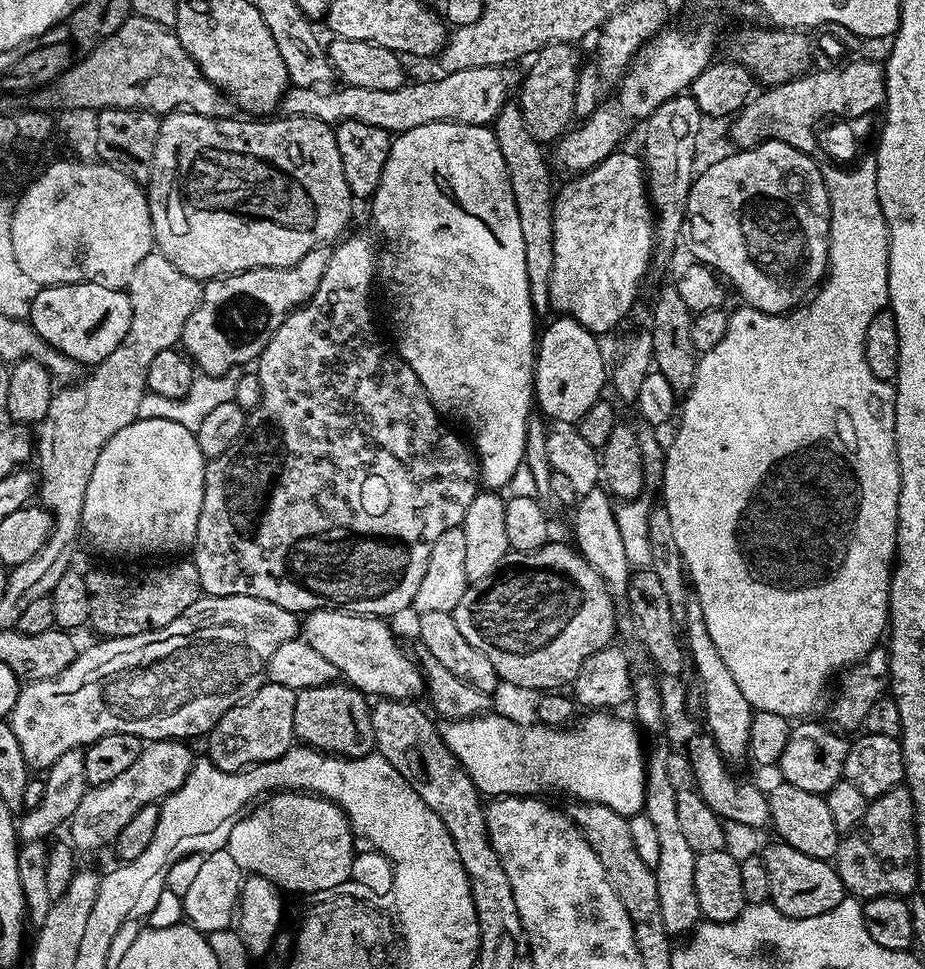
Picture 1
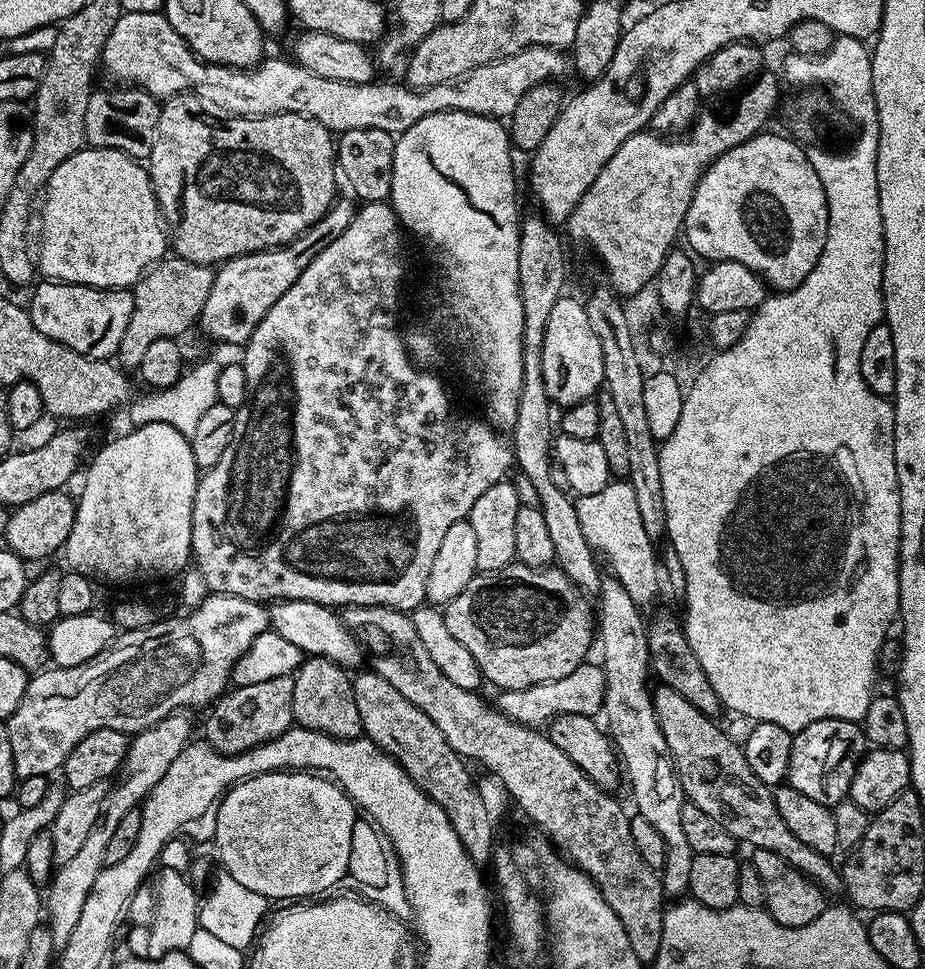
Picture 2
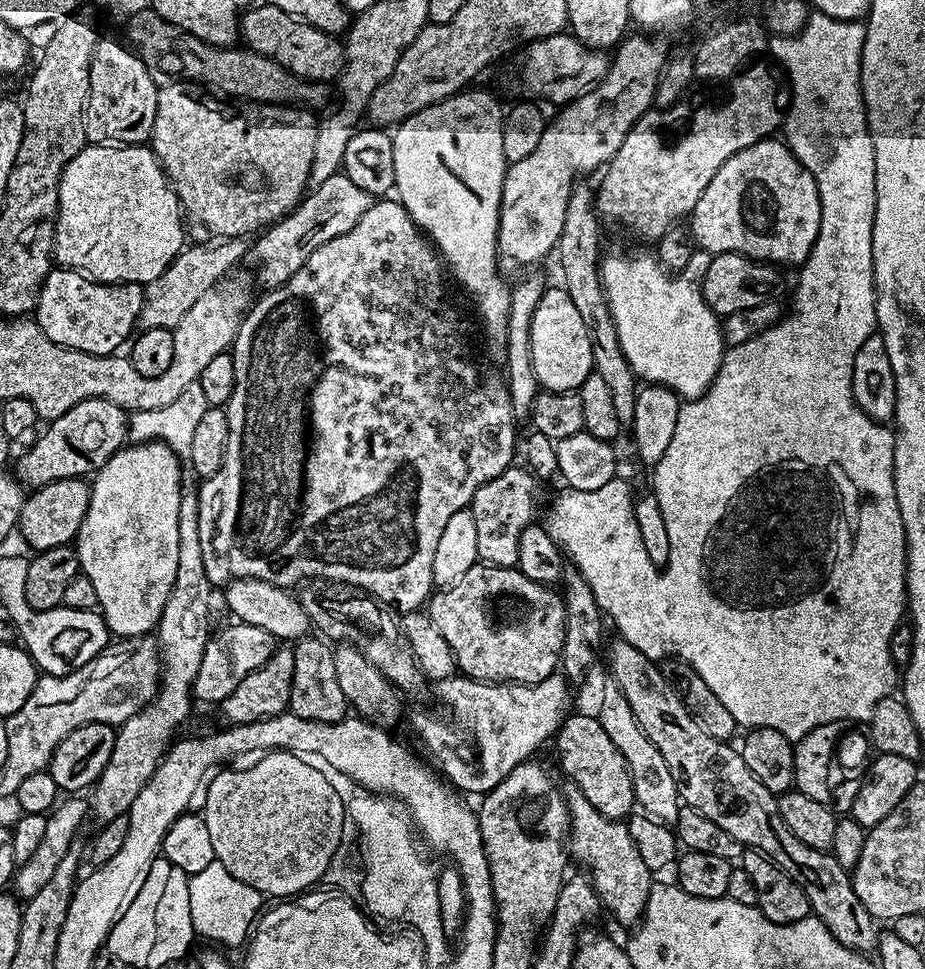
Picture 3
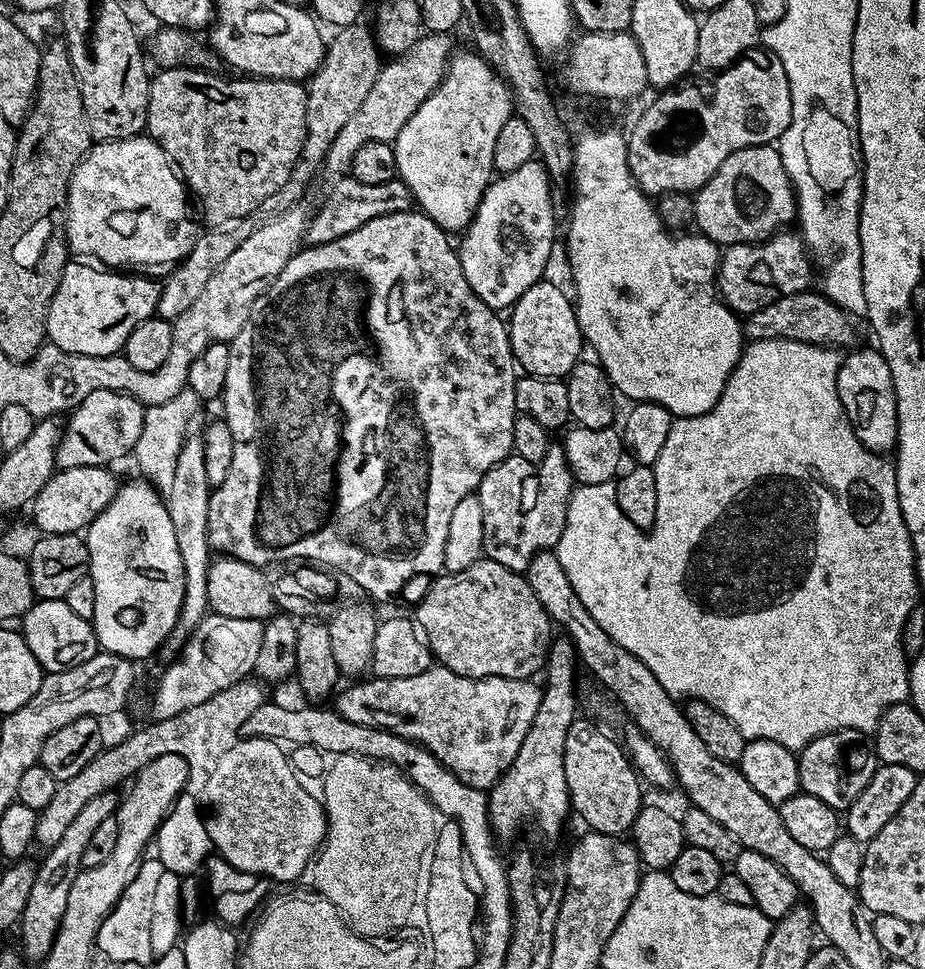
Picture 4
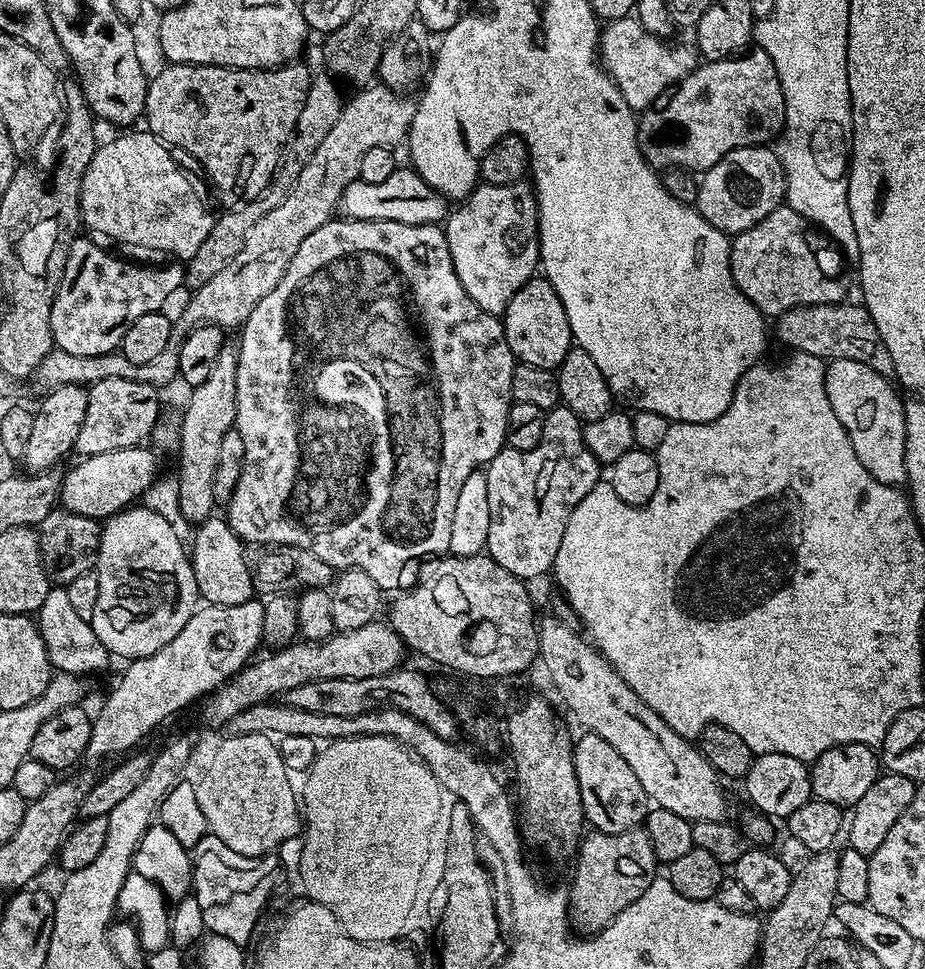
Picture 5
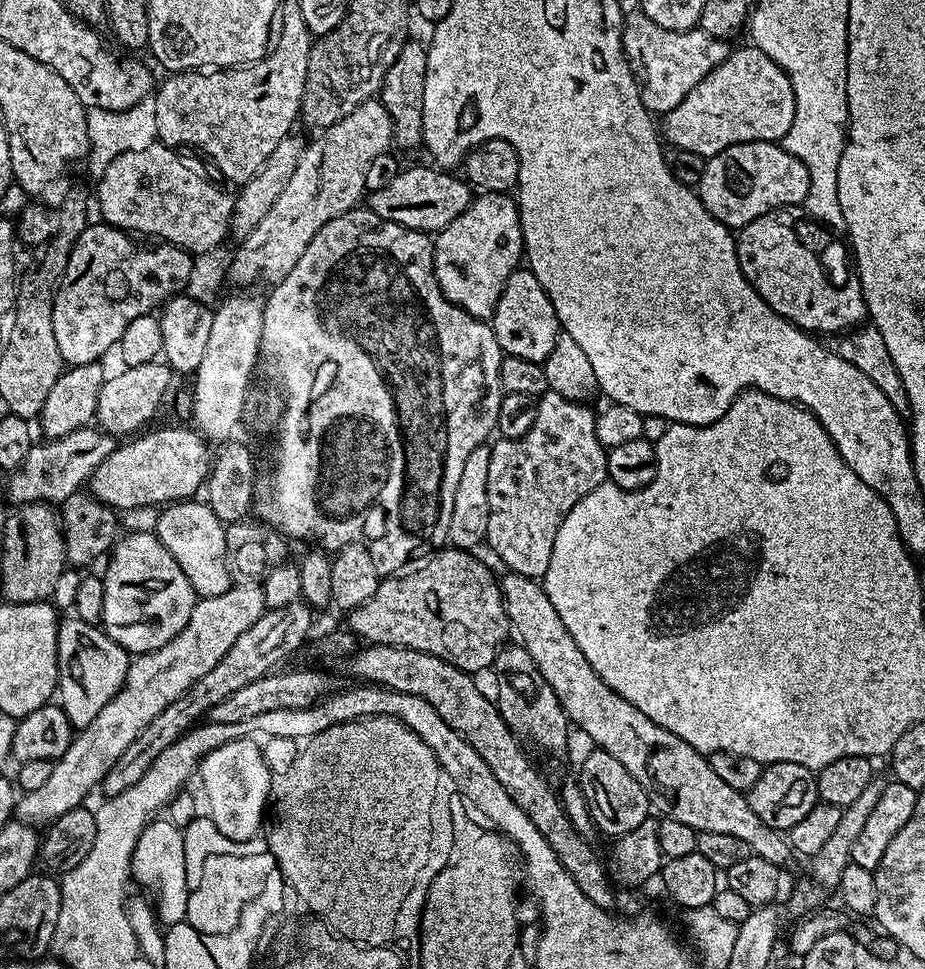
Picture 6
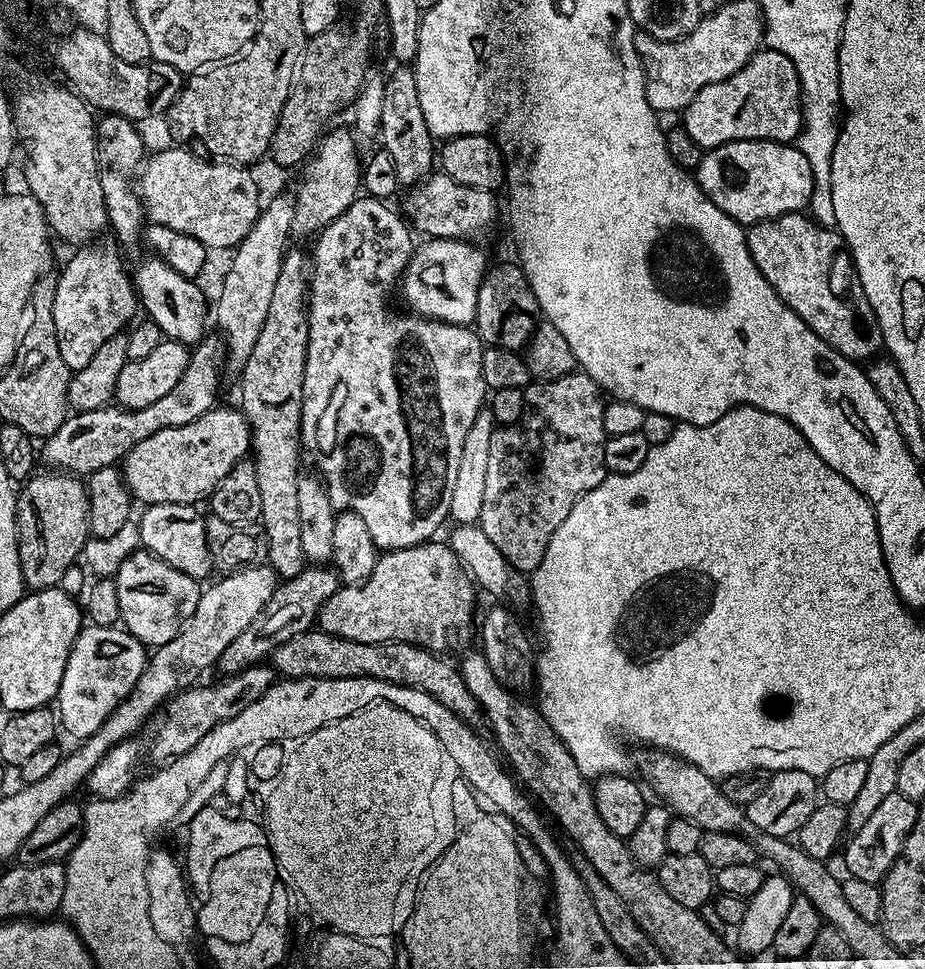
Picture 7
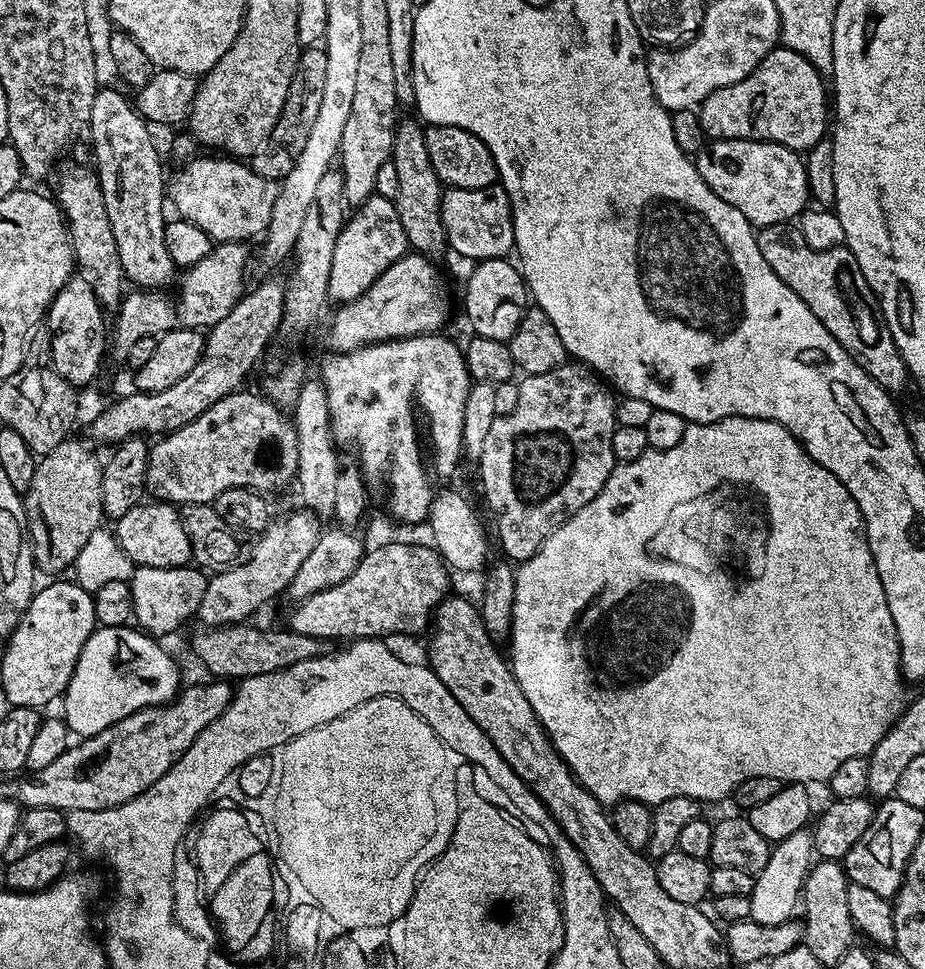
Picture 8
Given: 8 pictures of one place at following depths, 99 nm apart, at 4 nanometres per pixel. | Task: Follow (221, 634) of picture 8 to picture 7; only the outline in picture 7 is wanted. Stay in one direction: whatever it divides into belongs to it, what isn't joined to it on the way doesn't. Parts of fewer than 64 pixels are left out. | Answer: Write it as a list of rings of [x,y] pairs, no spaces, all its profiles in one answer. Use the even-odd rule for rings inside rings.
[[[309,630],[294,634],[288,641],[278,645],[270,655],[271,667],[281,677],[297,680],[303,676],[321,676],[322,678],[354,678],[369,676],[395,684],[405,684],[418,690],[426,690],[446,710],[450,710],[469,726],[481,723],[482,709],[474,694],[466,688],[459,667],[451,664],[451,659],[430,652],[426,648],[418,648],[414,644],[371,644],[370,642],[350,642],[346,638],[338,638],[329,632]]]

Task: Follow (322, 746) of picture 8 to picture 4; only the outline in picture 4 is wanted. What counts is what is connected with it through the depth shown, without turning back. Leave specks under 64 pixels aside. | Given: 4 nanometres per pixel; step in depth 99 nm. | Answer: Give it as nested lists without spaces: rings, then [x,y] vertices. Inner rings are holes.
[[[349,752],[337,755],[327,765],[322,784],[327,832],[310,864],[311,887],[326,894],[344,912],[348,912],[353,930],[359,936],[384,938],[380,936],[400,932],[403,928],[427,929],[430,866],[434,866],[434,846],[440,833],[438,813],[428,801],[428,795],[393,764]]]

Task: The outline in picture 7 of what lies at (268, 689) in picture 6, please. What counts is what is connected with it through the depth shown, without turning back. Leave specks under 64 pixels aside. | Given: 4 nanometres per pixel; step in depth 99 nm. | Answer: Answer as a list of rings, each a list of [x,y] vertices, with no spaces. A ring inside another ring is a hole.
[[[255,666],[243,669],[233,676],[220,678],[217,684],[204,684],[201,688],[189,686],[164,701],[151,721],[152,733],[148,736],[148,752],[156,762],[167,762],[175,756],[186,754],[205,735],[222,722],[242,714],[250,702],[258,702],[271,684],[276,683],[278,673],[271,666]]]

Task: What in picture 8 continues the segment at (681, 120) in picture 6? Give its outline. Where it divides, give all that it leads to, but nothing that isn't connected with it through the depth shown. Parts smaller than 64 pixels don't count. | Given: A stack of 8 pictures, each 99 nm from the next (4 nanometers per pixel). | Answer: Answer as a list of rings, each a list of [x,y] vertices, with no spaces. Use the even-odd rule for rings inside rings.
[[[777,46],[770,54],[766,54],[760,65],[746,78],[742,78],[742,82],[714,90],[714,94],[710,94],[699,105],[698,111],[704,135],[712,140],[768,140],[801,154],[807,153],[819,140],[825,139],[830,128],[830,96],[826,91],[825,77],[805,56],[783,46]]]

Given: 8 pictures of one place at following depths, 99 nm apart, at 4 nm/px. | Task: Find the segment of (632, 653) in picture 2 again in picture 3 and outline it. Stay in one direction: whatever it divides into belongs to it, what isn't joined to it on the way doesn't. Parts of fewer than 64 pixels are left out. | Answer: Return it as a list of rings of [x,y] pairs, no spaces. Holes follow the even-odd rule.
[[[608,682],[604,688],[598,719],[602,730],[606,730],[610,742],[614,742],[614,746],[618,746],[622,758],[626,758],[626,766],[630,770],[639,811],[664,824],[675,825],[682,801],[678,786],[674,782],[674,774],[670,774],[670,766],[666,766],[666,758],[662,758],[662,754],[658,754],[658,746],[654,746],[654,742],[650,742],[650,738],[646,738],[642,726],[638,726],[638,718],[634,718],[634,710],[630,710],[630,702],[626,700],[622,690],[615,682]]]

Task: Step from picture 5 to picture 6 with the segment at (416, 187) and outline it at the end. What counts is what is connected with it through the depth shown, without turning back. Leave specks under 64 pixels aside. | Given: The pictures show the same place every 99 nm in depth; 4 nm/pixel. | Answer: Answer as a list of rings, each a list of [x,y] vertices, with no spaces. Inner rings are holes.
[[[436,166],[431,167],[405,167],[398,174],[398,178],[394,178],[394,182],[382,186],[382,190],[367,193],[366,207],[374,214],[378,214],[378,218],[398,222],[407,228],[429,234],[439,232],[447,224],[454,222],[454,218],[458,218],[458,214],[462,214],[462,210],[468,208],[474,192],[468,181],[459,175],[448,170],[441,170]]]

